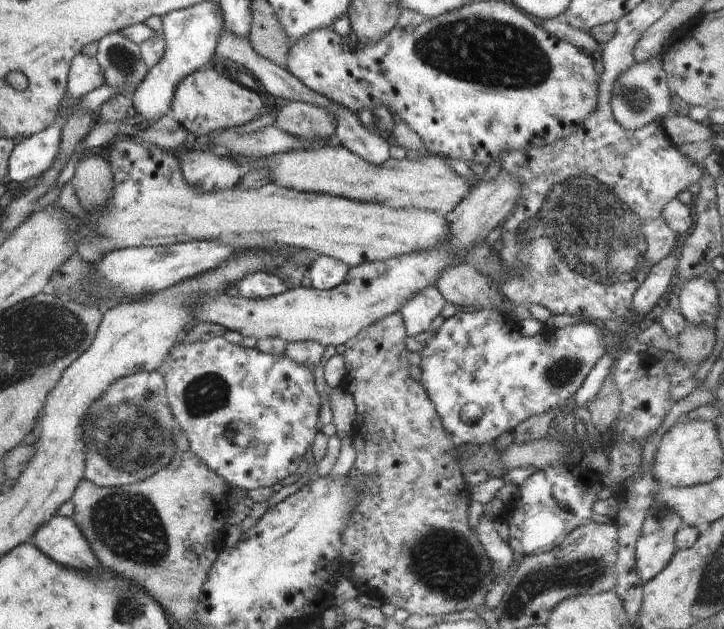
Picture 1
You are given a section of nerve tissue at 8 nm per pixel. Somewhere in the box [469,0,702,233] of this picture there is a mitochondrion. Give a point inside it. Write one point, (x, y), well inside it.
(636, 100)

